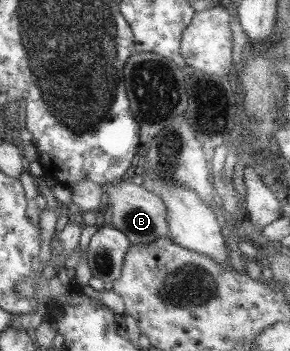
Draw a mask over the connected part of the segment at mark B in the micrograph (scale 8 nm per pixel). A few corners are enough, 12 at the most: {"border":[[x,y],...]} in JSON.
{"border":[[124,178],[102,186],[112,226],[131,244],[167,237],[155,192]]}

